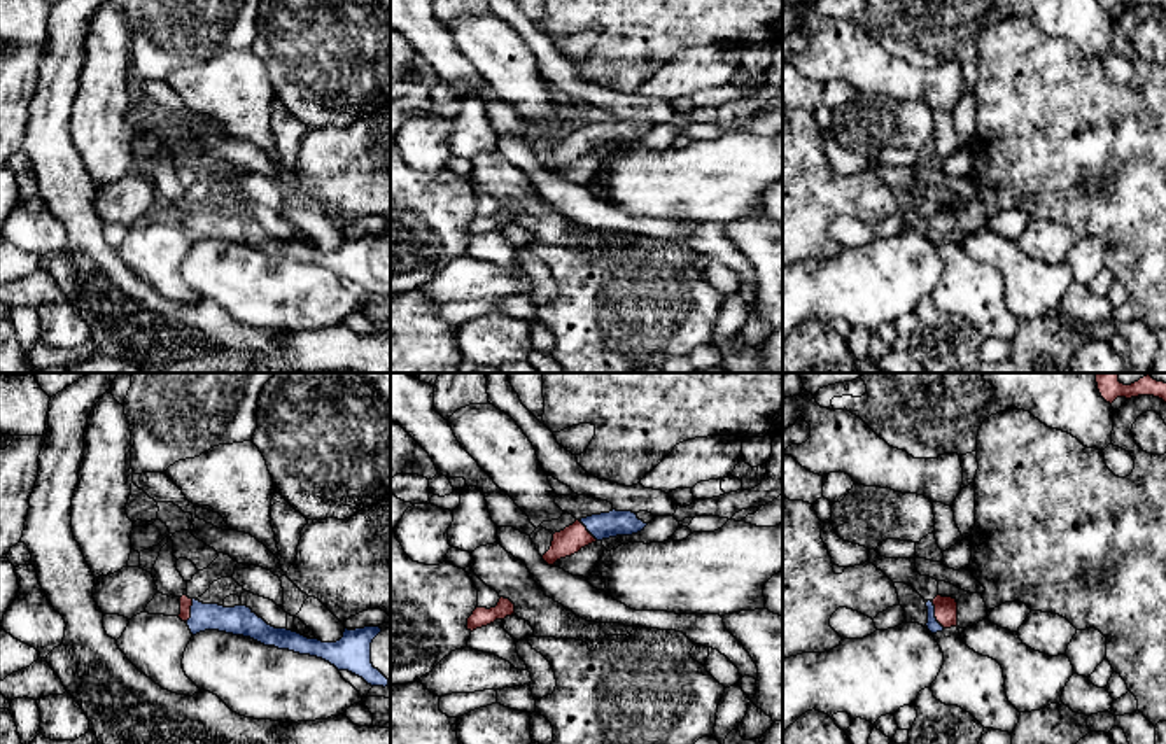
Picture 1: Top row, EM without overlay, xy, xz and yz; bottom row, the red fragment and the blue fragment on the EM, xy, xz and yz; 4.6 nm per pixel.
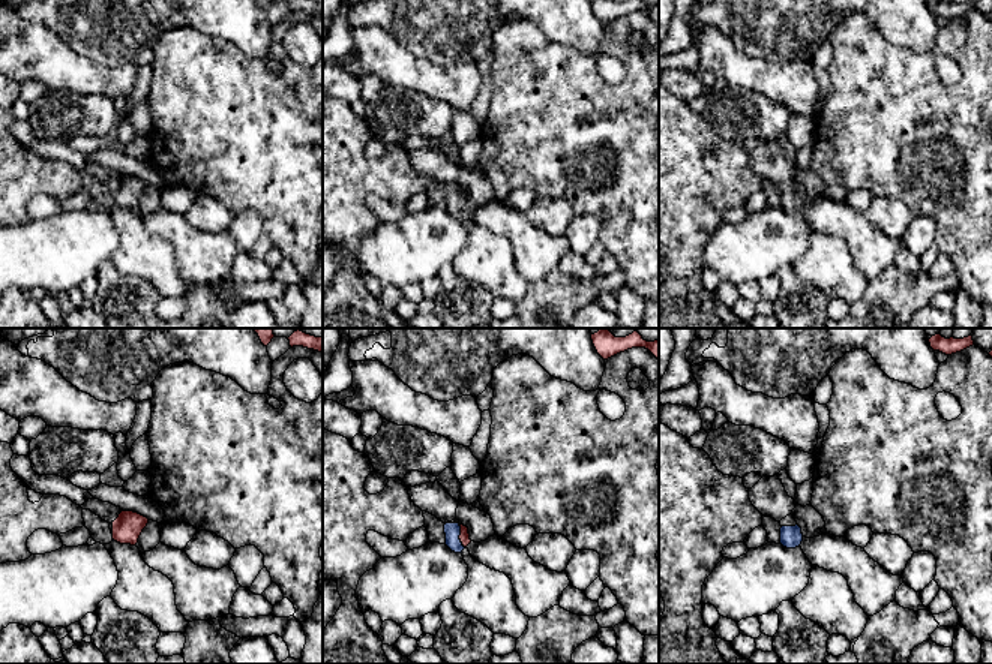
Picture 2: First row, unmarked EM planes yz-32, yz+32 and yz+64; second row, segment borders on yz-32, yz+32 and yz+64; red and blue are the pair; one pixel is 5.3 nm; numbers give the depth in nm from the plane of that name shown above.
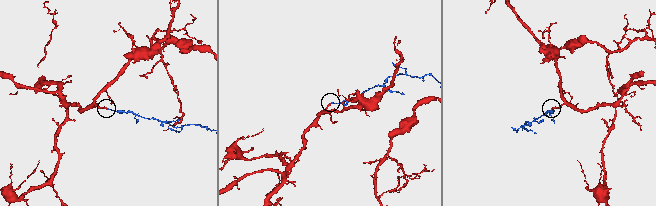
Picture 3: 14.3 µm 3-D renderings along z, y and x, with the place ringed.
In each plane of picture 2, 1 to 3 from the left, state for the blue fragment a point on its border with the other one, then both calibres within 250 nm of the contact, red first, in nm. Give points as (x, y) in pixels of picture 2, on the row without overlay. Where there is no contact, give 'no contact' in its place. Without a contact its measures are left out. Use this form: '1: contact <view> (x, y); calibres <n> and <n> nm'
1: no contact
2: contact yz+32 (459, 201); calibres 60 and 90 nm
3: no contact

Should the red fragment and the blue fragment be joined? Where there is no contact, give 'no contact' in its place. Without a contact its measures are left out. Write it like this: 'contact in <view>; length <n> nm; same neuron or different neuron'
contact in yz; length 140 nm; same neuron

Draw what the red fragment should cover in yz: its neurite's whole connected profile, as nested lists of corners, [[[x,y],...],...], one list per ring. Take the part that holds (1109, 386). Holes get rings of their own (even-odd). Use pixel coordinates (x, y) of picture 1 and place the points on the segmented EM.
[[[1096,373],[1096,383],[1101,397],[1113,403],[1117,397],[1154,396],[1166,403],[1166,383],[1154,380],[1150,375],[1140,378],[1131,385],[1119,382],[1119,373]]]

